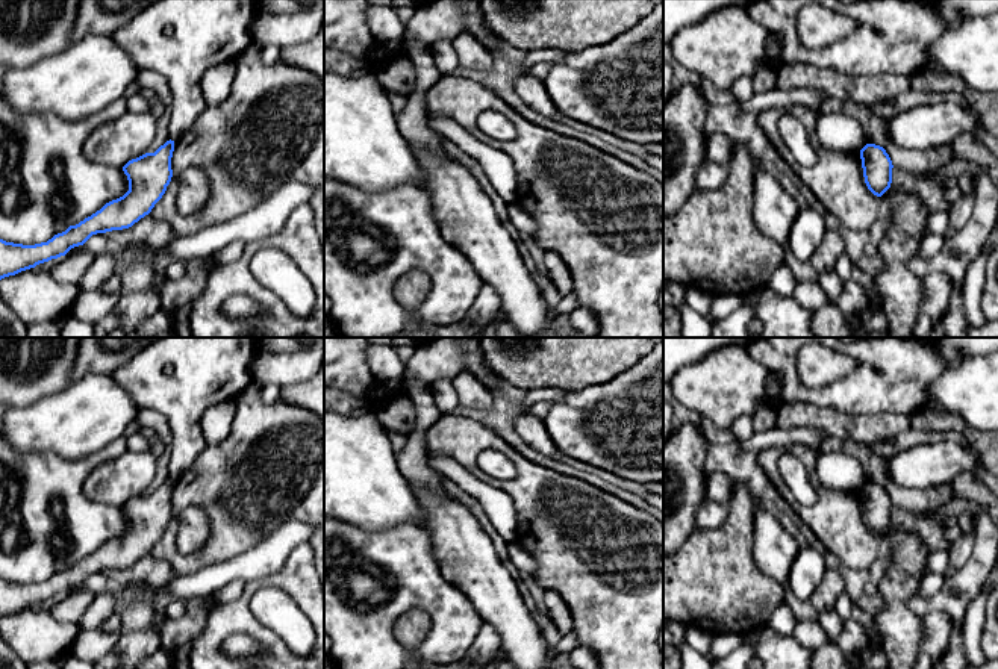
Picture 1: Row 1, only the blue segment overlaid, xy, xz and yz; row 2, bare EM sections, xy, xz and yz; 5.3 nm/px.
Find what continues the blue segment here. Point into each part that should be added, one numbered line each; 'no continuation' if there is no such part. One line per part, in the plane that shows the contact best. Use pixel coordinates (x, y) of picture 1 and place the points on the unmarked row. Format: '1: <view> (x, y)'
no continuation

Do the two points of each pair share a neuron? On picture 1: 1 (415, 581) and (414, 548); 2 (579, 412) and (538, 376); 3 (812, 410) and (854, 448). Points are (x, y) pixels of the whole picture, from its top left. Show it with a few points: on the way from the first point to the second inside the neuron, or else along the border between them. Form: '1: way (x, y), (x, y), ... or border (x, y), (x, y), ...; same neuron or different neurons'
1: way (414, 574), (414, 556); same neuron
2: border (603, 383), (568, 392); different neurons
3: border (830, 435), (841, 441), (856, 439), (868, 444); different neurons

